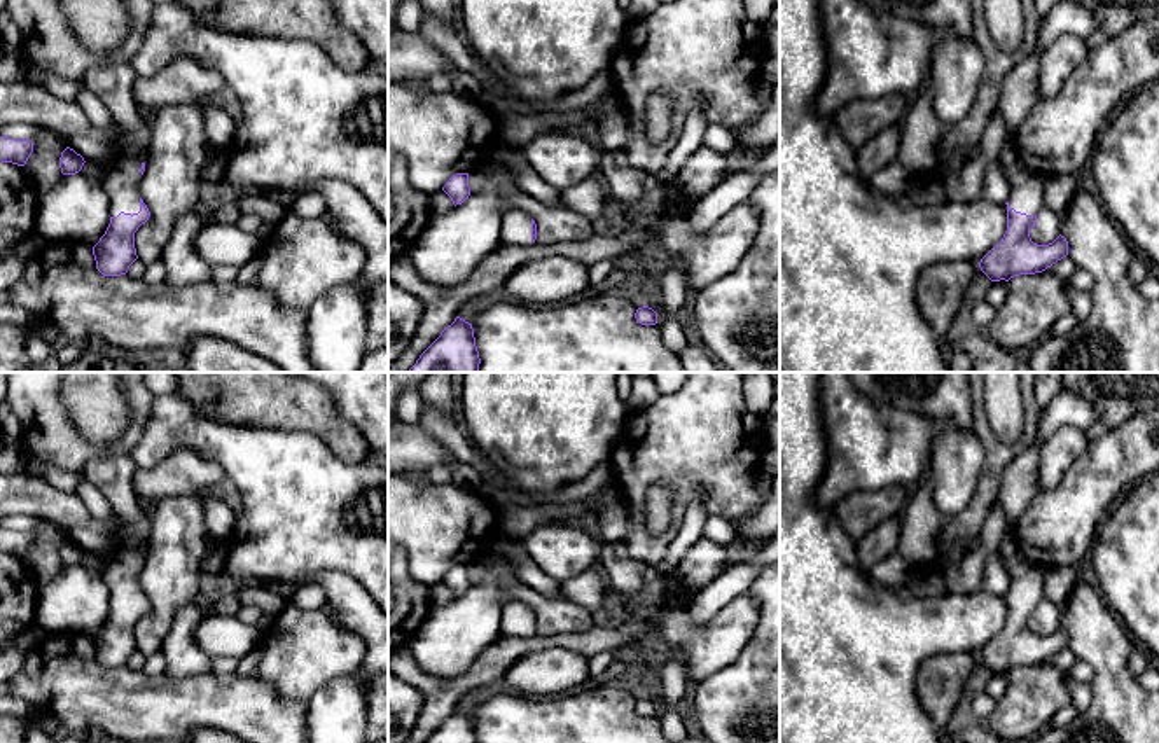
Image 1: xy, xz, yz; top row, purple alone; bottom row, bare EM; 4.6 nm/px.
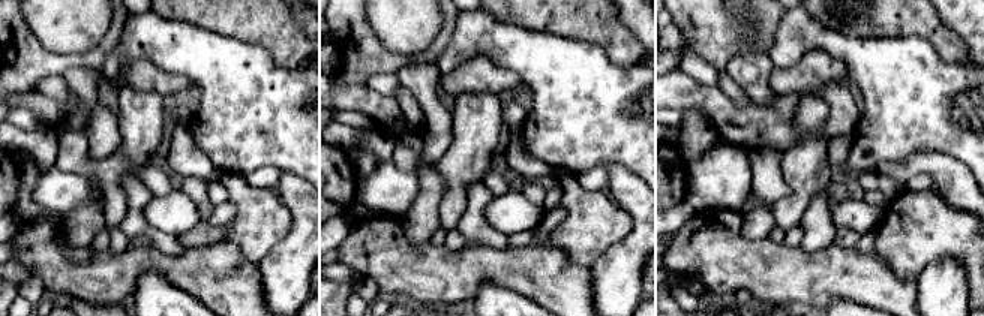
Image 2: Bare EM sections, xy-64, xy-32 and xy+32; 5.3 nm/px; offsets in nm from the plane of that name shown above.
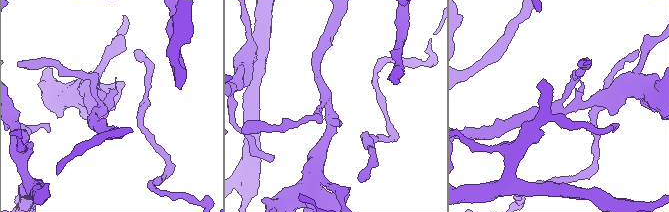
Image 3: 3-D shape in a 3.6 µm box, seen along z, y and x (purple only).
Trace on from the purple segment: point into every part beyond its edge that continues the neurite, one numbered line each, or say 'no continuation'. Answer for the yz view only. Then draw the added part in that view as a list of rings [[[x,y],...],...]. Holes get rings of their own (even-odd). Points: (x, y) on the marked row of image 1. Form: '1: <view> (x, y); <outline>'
1: yz (1020, 91); [[[1031,52],[1007,73],[998,107],[1007,128],[998,161],[1010,182],[1009,206],[1026,215],[1037,215],[1044,208],[1044,177],[1030,171],[1021,163],[1016,150],[1016,136],[1031,107],[1040,100],[1040,59],[1042,52]]]

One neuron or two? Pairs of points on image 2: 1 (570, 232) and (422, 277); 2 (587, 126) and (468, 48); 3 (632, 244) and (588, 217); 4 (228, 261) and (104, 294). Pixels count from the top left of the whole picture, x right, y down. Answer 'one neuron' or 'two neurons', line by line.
1: two neurons
2: one neuron
3: two neurons
4: one neuron

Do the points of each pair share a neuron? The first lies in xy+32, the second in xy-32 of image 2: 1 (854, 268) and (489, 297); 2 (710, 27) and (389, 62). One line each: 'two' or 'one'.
1: two
2: one

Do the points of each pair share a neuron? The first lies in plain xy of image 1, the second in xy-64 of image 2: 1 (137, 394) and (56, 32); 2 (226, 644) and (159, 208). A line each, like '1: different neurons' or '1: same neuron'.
1: different neurons
2: same neuron

